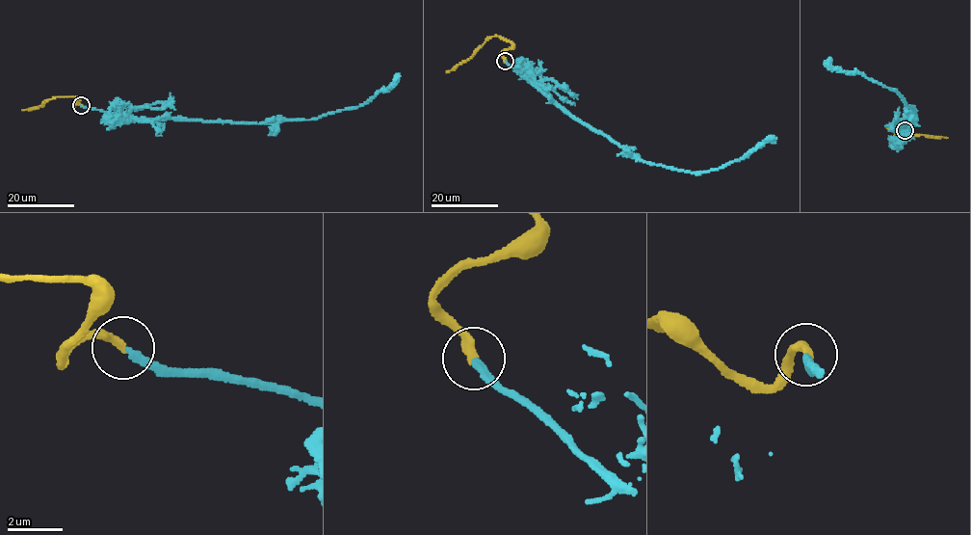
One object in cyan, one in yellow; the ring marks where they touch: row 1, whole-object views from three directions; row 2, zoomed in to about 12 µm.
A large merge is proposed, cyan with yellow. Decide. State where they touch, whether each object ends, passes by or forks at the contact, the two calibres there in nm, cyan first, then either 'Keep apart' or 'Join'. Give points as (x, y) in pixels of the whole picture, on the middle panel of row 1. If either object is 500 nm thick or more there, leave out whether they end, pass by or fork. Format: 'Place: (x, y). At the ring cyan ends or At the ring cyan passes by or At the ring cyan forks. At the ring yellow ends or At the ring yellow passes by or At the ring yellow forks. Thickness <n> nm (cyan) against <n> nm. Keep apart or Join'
Place: (505, 61). At the ring cyan ends. At the ring yellow ends. Thickness 280 nm (cyan) against 320 nm. Join

